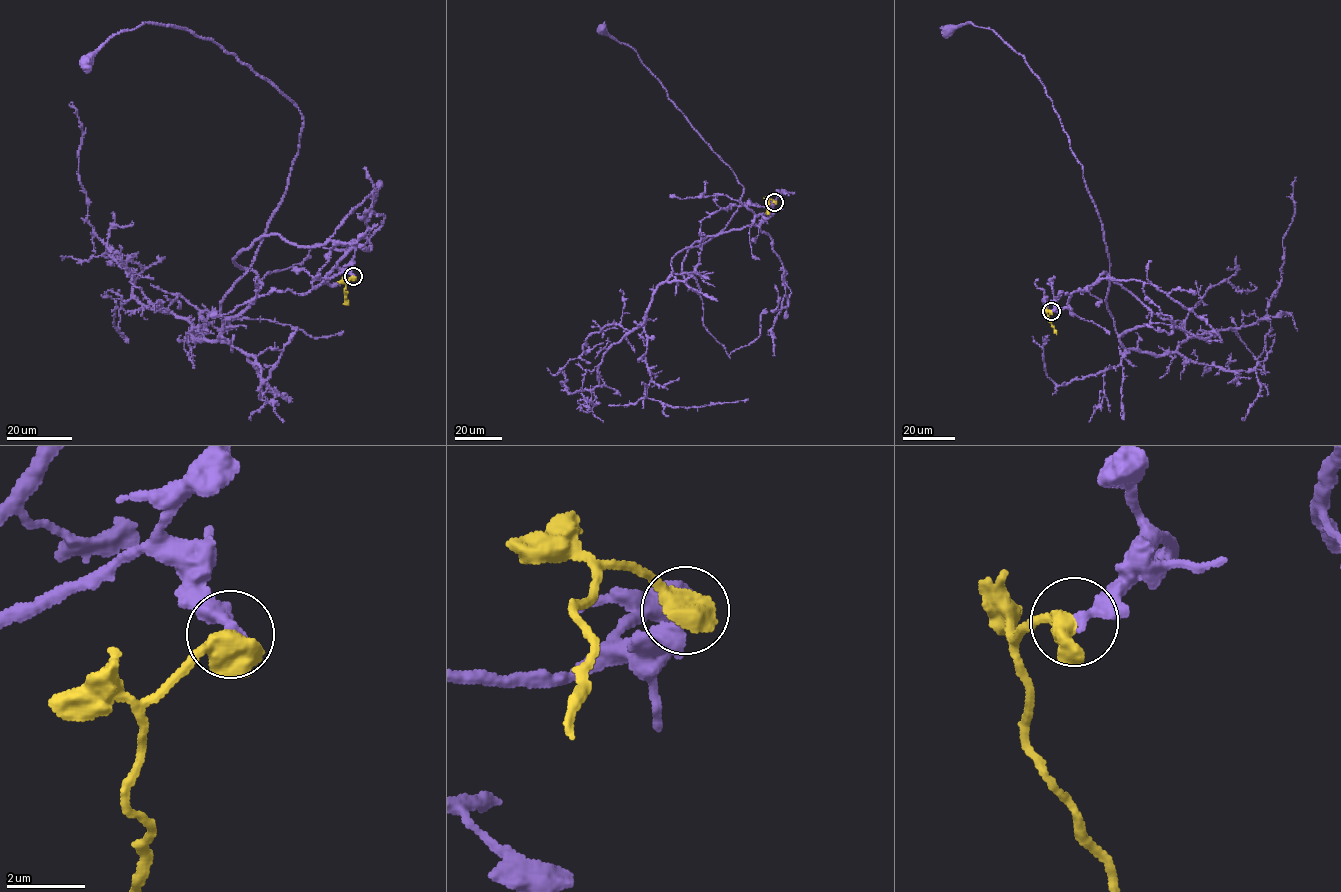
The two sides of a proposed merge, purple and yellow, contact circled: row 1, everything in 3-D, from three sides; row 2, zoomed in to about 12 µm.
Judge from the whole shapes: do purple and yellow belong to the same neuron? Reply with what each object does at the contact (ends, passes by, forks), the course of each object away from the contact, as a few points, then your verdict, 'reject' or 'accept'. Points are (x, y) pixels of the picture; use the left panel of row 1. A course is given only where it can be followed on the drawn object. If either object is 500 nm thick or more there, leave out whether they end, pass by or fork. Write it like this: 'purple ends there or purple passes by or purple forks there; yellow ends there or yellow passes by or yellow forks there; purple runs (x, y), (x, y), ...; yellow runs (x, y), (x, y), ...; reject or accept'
purple runs (353, 276), (312, 286), (351, 245), (265, 234), (221, 319), (299, 108), (168, 24), (86, 64); yellow runs (353, 276), (346, 282), (348, 304); accept

